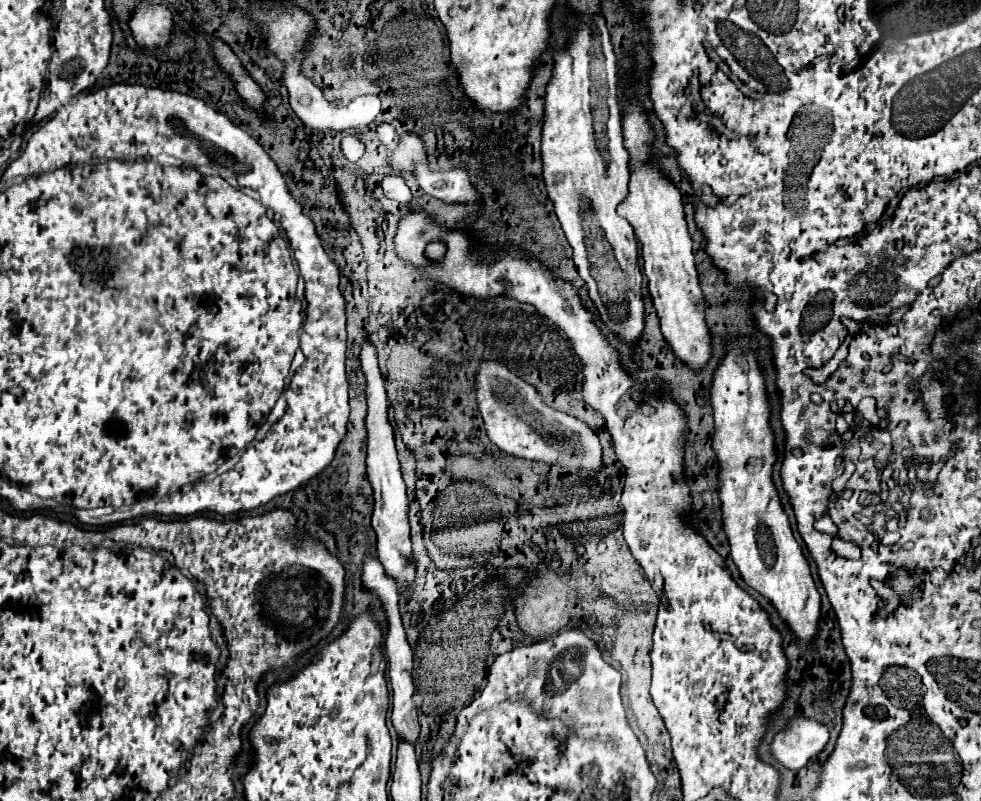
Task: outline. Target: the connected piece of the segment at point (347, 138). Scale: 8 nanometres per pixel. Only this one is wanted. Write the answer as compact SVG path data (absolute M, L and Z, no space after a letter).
M344 135L340 141L340 151L342 151L342 157L346 161L356 163L364 155L364 145L356 135Z

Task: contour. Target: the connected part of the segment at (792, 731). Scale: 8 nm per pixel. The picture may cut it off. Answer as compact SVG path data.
M794 719L790 729L778 733L772 743L772 753L788 769L800 769L810 757L818 755L826 745L826 727L812 719Z

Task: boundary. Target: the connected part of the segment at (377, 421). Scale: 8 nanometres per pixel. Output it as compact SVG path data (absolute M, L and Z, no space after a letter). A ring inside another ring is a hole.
M366 337L366 341L362 343L360 365L366 379L366 401L368 401L366 465L368 465L368 481L374 487L374 501L376 501L372 527L378 537L378 559L398 583L408 585L414 581L414 565L410 561L412 545L410 545L410 527L408 527L408 497L406 497L406 485L400 475L400 463L394 445L394 429L388 421L388 397L384 389L384 377L378 365L378 351L370 341L370 337Z

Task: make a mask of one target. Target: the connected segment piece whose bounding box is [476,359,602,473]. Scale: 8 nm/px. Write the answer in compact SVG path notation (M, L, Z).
M484 359L476 373L476 401L478 411L486 423L488 439L502 451L542 461L548 465L590 469L600 473L602 469L602 445L598 435L580 419L566 415L542 401L542 395L524 379L514 375L504 363Z

